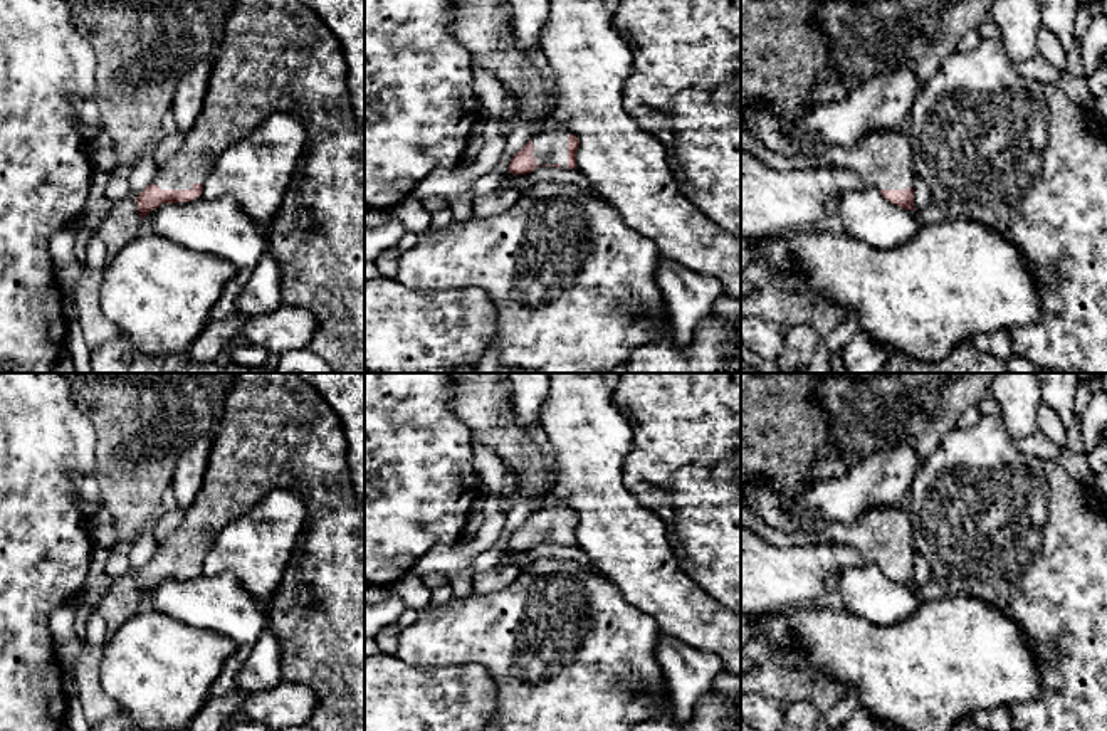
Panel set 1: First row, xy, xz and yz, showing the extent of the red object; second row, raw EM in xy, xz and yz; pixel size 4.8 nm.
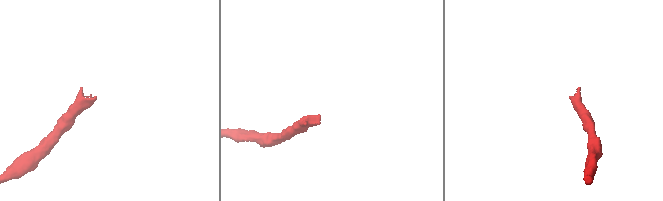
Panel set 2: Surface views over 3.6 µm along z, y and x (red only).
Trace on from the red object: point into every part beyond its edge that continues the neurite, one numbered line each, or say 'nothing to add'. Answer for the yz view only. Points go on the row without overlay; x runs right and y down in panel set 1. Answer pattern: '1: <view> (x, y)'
1: yz (783, 432)

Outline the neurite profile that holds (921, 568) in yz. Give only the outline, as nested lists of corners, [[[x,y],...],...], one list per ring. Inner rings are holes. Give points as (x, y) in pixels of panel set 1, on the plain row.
[[[916,551],[912,565],[914,565],[916,586],[921,586],[927,583],[929,580],[932,580],[931,566],[927,565],[926,558],[921,553]]]

